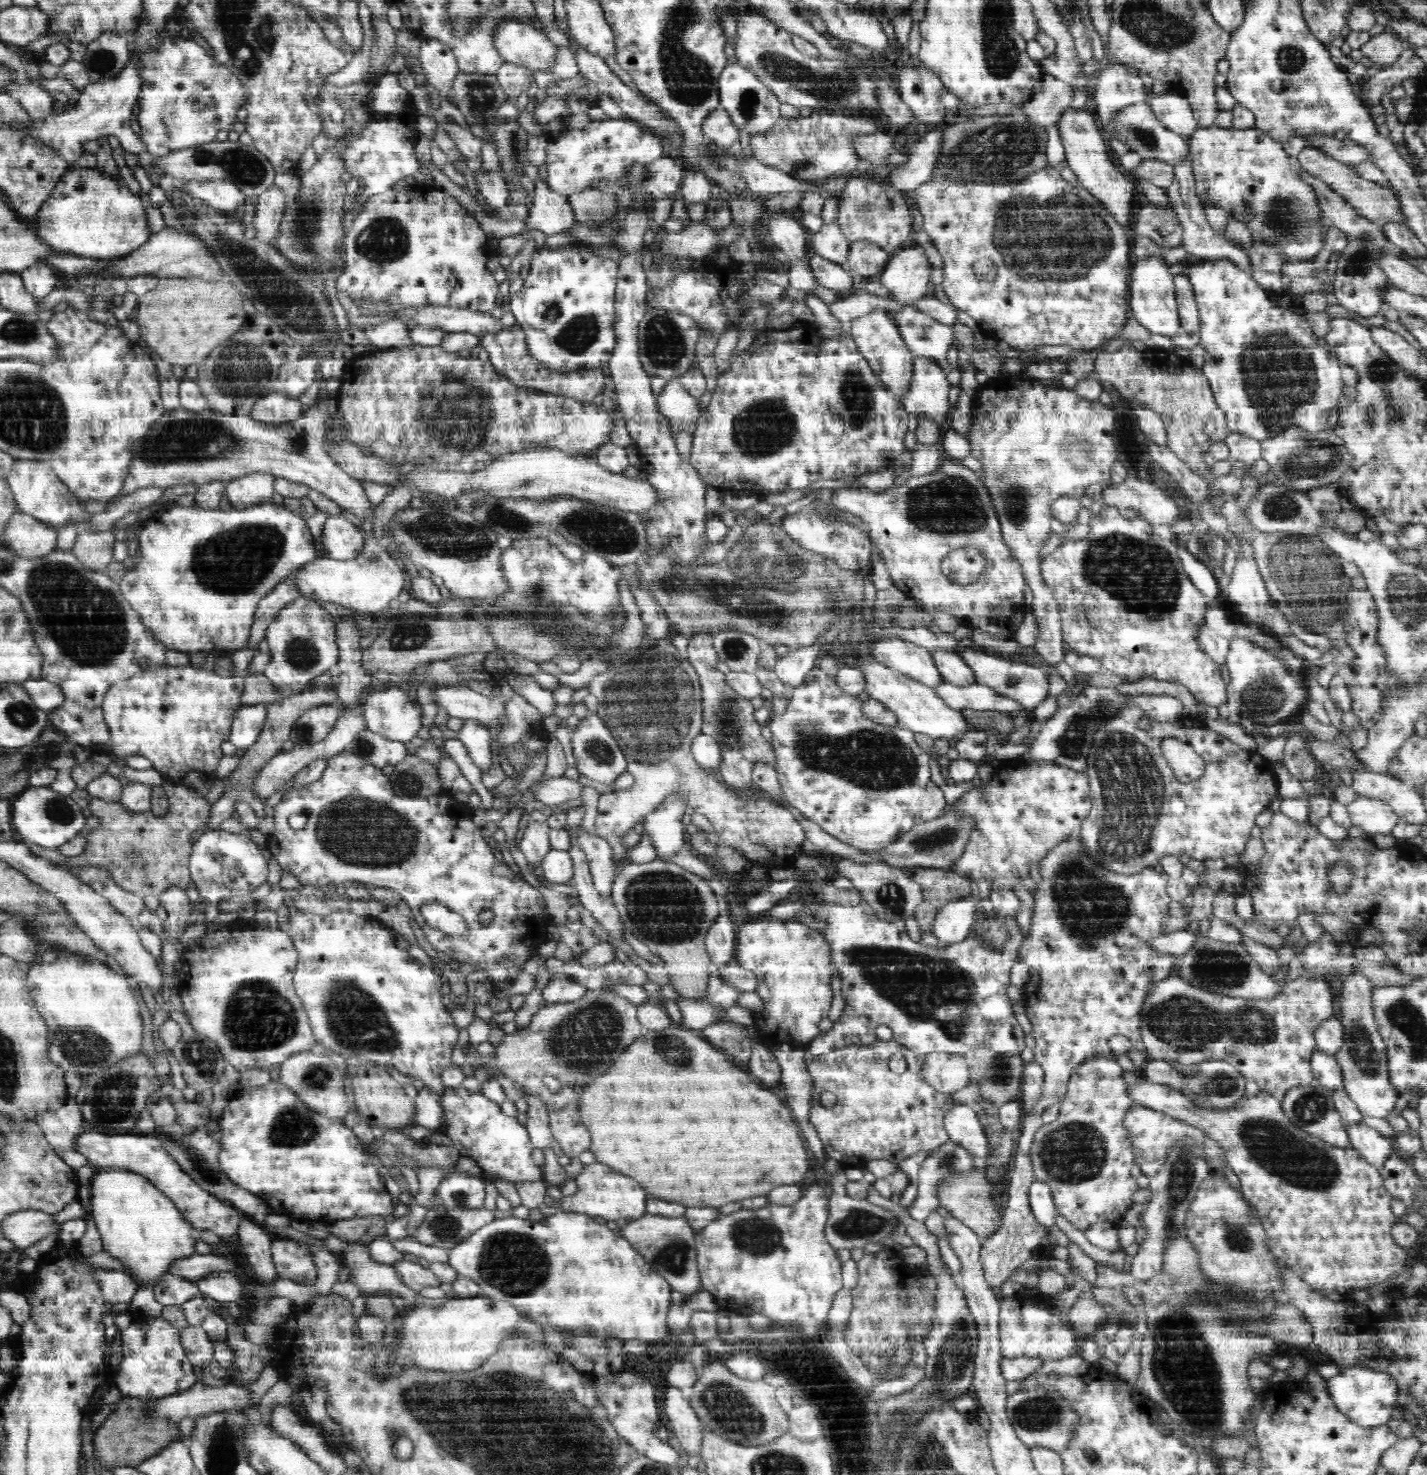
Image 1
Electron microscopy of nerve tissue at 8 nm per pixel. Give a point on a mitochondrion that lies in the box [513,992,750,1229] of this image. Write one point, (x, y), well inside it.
(582, 1043)

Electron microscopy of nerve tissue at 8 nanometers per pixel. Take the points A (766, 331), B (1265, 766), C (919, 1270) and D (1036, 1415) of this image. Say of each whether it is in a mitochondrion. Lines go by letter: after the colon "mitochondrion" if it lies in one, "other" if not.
A: other
B: other
C: other
D: mitochondrion

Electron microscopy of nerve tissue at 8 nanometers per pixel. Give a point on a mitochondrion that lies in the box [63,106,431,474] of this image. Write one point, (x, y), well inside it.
(288, 300)

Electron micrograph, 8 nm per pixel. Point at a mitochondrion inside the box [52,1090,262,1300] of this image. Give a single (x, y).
(199, 1163)

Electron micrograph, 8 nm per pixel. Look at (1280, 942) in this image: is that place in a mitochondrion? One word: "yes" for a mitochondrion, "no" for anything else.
no

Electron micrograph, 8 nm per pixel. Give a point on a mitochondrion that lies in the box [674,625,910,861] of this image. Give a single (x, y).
(727, 716)

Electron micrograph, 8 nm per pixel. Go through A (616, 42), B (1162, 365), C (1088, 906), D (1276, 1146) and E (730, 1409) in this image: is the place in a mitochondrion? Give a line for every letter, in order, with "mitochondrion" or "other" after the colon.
A: other
B: mitochondrion
C: mitochondrion
D: mitochondrion
E: mitochondrion

